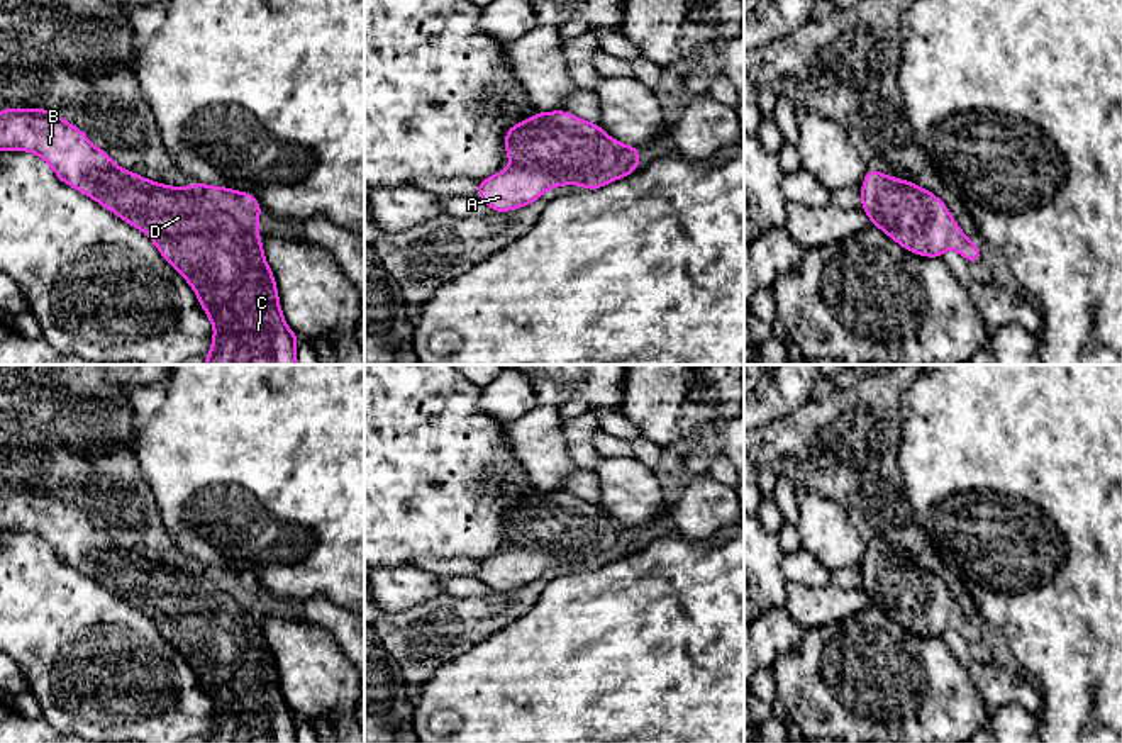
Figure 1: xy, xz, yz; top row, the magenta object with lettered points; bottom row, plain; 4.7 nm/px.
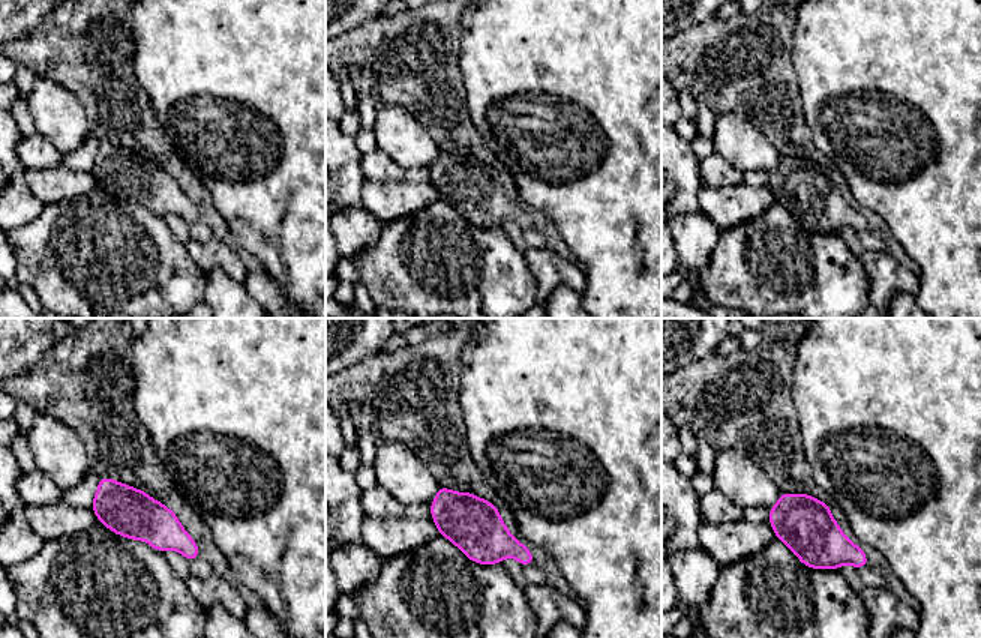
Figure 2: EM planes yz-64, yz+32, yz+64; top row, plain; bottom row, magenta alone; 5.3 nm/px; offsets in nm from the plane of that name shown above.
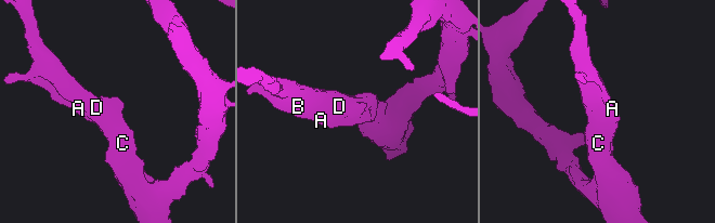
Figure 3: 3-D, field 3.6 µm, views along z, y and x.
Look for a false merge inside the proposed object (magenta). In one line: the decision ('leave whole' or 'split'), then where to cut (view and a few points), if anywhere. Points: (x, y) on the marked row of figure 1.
leave whole; no cut

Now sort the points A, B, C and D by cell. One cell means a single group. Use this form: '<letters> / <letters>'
A B C D

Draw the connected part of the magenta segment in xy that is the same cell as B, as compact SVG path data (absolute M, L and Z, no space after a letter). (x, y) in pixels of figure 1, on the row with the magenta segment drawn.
M3 109L0 151L37 154L63 183L151 237L161 256L193 288L214 324L205 365L298 365L298 336L285 322L280 307L275 277L258 236L263 207L254 195L198 182L192 187L171 187L147 180L117 166L80 127L47 109Z

